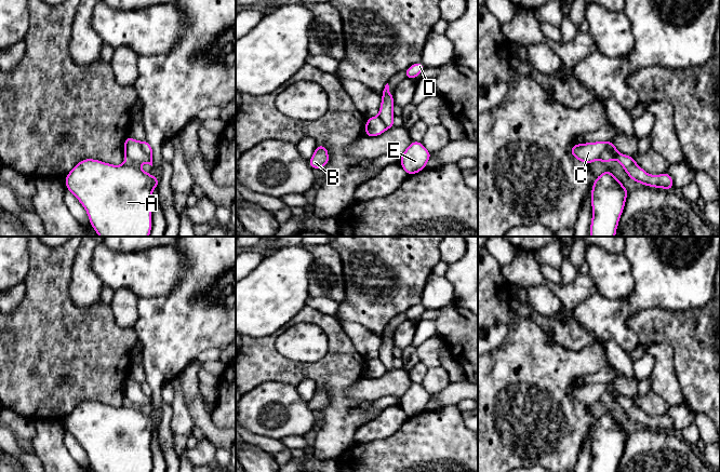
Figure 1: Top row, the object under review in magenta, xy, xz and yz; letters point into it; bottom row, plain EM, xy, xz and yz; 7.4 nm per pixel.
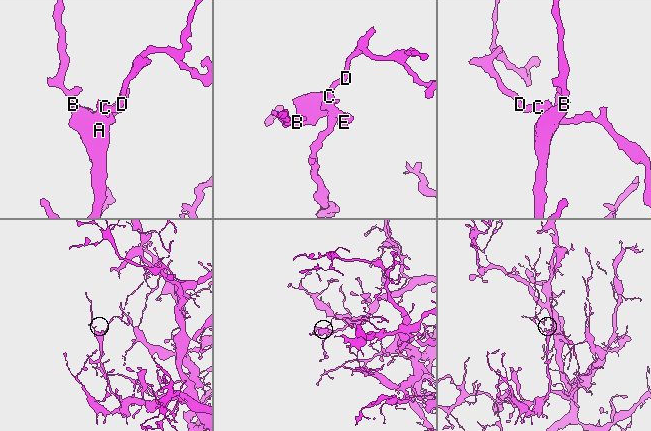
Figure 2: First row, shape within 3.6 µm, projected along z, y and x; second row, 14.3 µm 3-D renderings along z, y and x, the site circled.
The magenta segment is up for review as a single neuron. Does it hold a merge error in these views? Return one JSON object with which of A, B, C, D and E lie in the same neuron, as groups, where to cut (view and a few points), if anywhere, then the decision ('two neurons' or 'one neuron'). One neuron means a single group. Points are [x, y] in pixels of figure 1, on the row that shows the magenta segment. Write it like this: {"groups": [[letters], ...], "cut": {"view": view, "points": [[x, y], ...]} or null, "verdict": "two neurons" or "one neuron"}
{"groups": [["A", "B"], ["C", "D", "E"]], "cut": {"view": "yz", "points": [[608, 142], [598, 159]]}, "verdict": "two neurons"}

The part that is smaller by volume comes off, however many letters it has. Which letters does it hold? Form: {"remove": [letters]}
{"remove": ["C", "D", "E"]}

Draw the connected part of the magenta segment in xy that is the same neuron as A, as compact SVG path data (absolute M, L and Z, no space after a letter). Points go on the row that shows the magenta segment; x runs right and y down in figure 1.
M128 135L123 151L125 162L119 166L95 159L81 160L65 177L65 186L85 208L99 237L149 237L152 190L159 186L160 178L137 166L142 163L152 166L152 157L144 152L141 141Z

